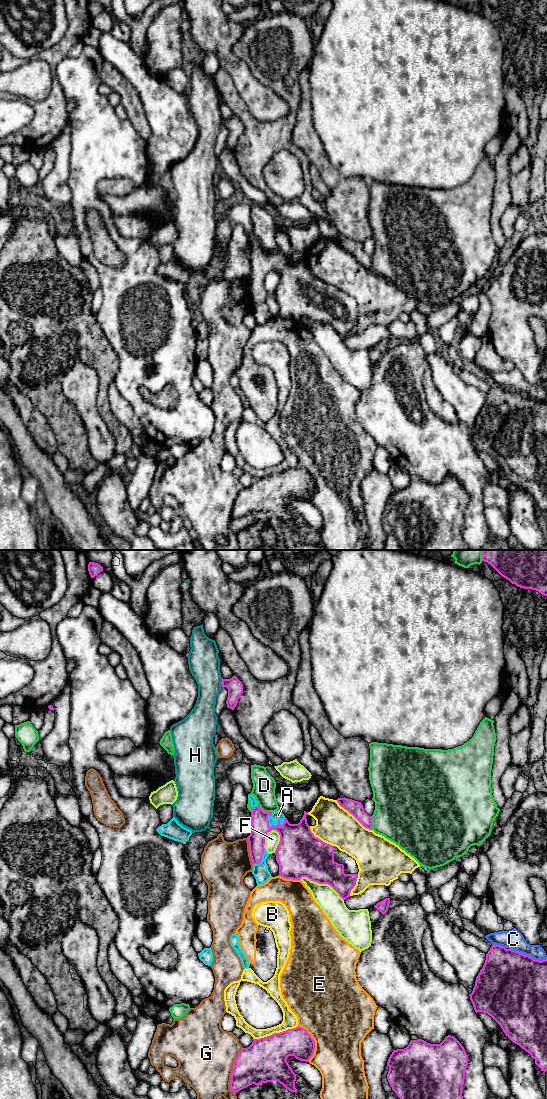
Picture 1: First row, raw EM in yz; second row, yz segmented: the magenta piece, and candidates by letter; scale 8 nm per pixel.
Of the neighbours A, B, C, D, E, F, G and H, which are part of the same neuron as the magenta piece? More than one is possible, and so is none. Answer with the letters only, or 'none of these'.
A

